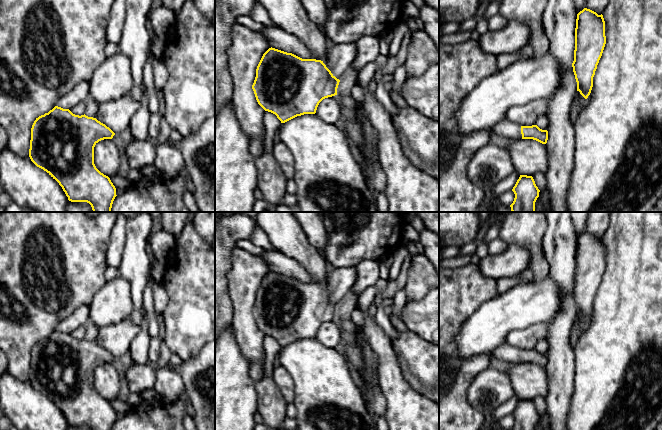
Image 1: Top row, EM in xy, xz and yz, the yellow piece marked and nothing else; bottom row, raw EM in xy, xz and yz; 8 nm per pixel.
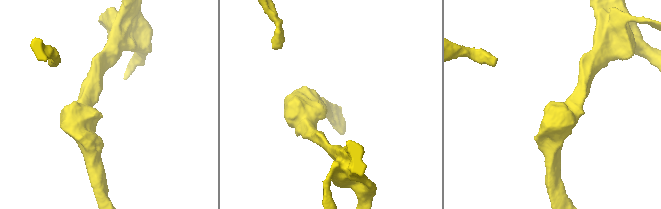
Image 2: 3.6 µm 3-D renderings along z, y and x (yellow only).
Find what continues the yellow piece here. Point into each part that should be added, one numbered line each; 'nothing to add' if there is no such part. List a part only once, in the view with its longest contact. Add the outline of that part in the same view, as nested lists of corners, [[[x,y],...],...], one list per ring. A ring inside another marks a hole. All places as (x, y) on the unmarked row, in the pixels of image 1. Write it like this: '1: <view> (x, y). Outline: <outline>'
1: xz (339, 282). Outline: [[[355,267],[328,268],[328,276],[323,287],[333,300],[341,304],[350,297],[350,290],[357,280]]]

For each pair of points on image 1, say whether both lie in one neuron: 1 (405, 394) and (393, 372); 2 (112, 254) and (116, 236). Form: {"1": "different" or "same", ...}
{"1": "same", "2": "same"}

